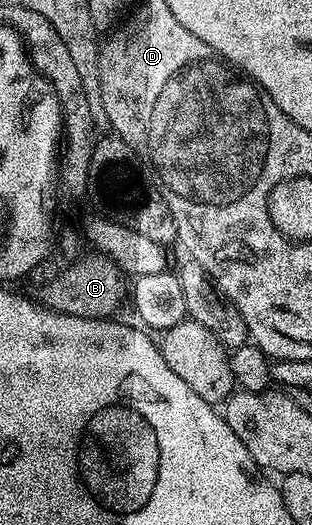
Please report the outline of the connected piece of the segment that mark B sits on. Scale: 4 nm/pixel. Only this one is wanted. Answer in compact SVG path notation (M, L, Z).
M101 255L83 256L82 260L67 264L52 283L41 286L36 297L45 308L54 313L67 313L77 317L110 319L115 316L122 301L124 274L114 262Z

